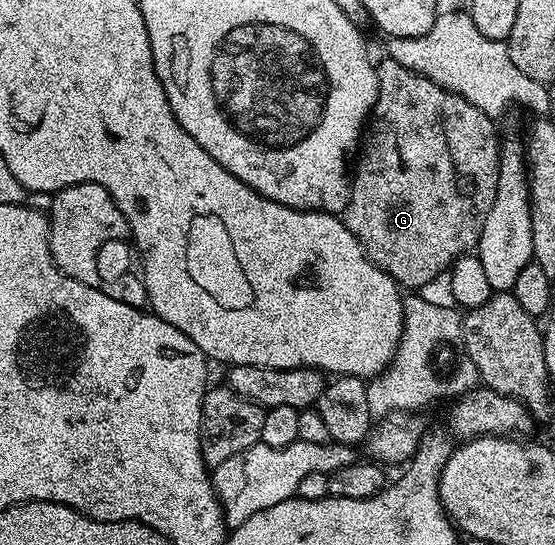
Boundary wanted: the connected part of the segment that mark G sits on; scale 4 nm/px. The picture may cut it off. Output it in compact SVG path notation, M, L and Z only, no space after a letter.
M385 56L382 59L382 62L376 63L377 102L373 106L373 119L368 123L367 133L359 146L359 157L356 159L355 169L351 174L353 187L349 203L343 212L343 221L345 227L357 237L368 258L383 272L390 274L397 281L398 287L414 286L414 288L420 288L429 280L434 280L440 274L446 273L458 258L462 255L468 255L478 245L487 212L491 211L495 201L496 185L499 184L500 176L502 143L499 139L497 140L497 130L493 127L495 126L494 119L489 118L474 104L465 100L463 96L440 87L439 84L433 83L432 80L424 78L423 75L419 75L415 71L408 71L391 57Z

